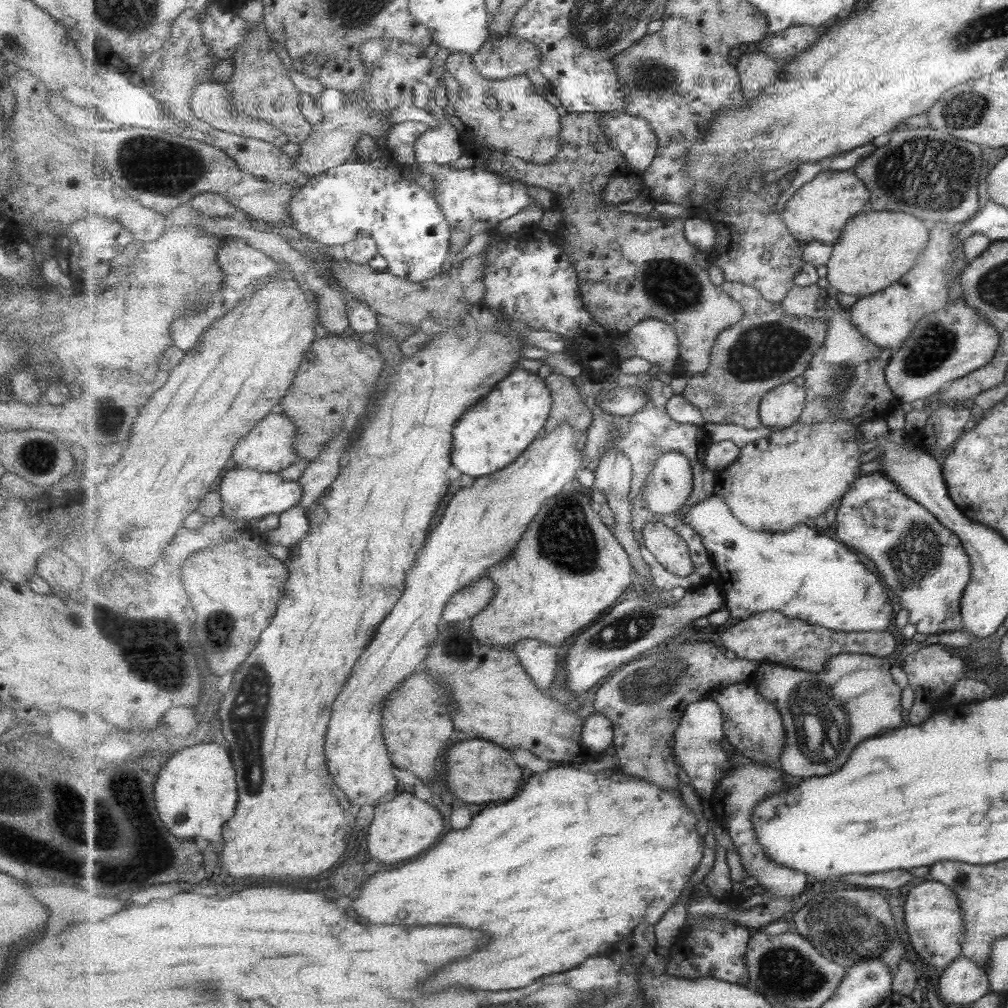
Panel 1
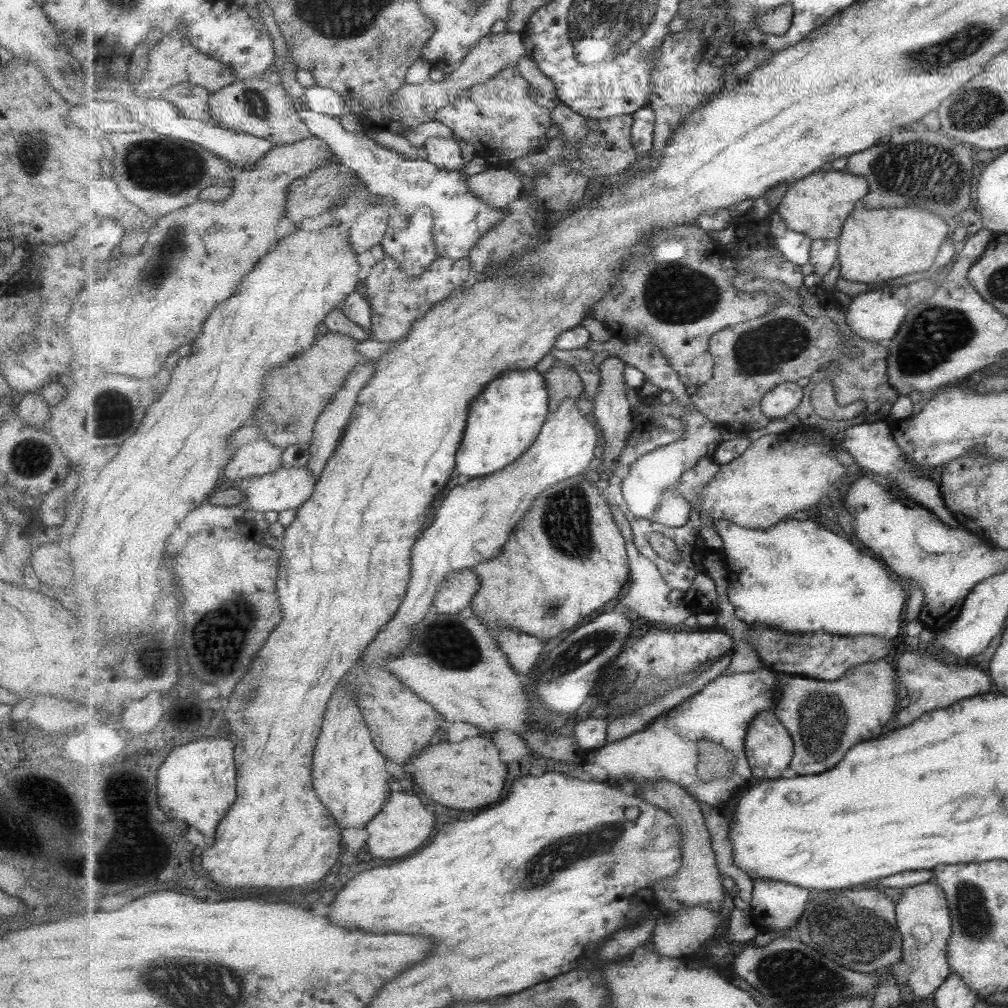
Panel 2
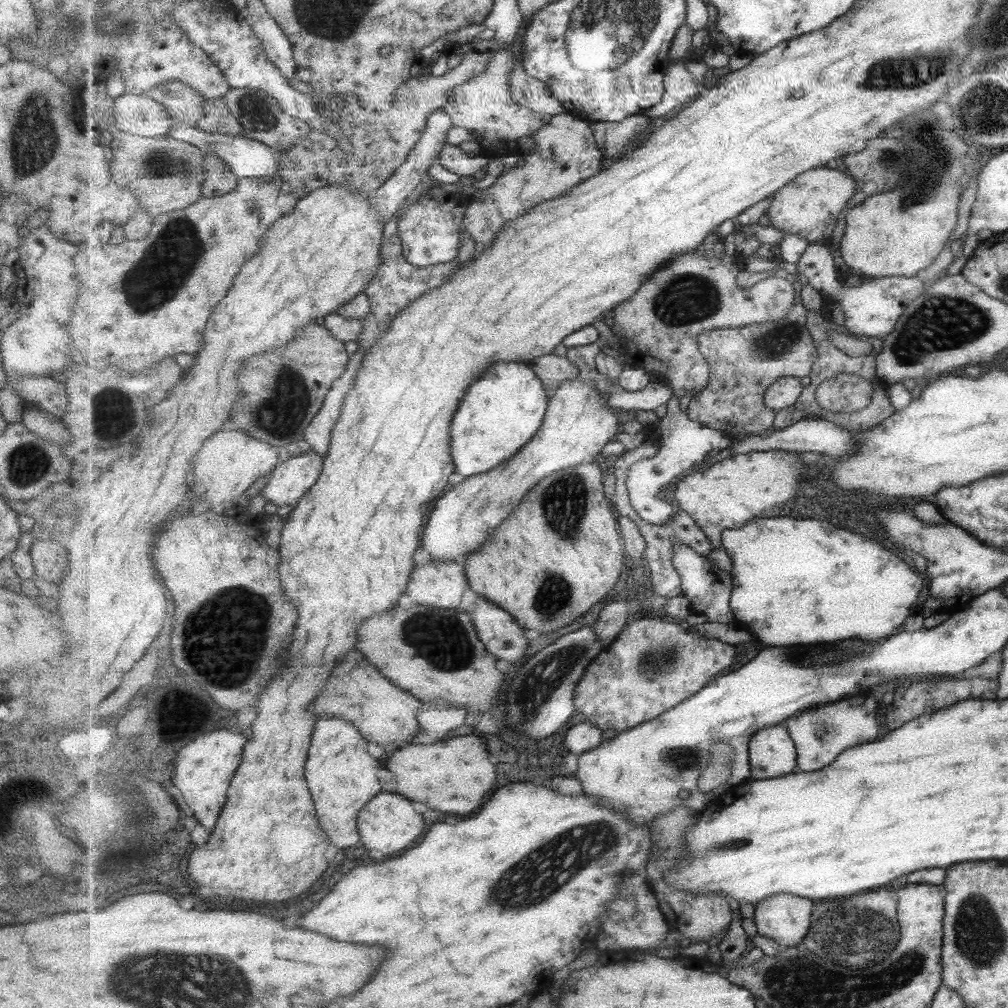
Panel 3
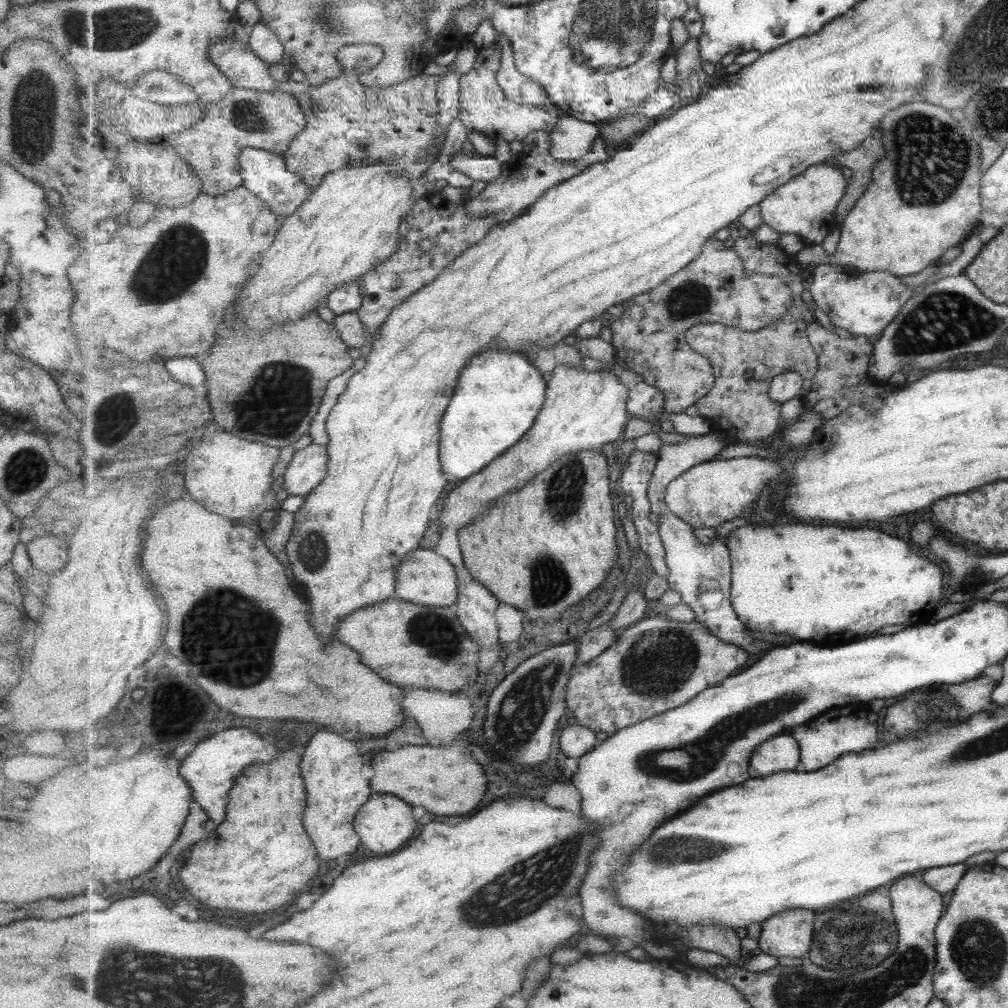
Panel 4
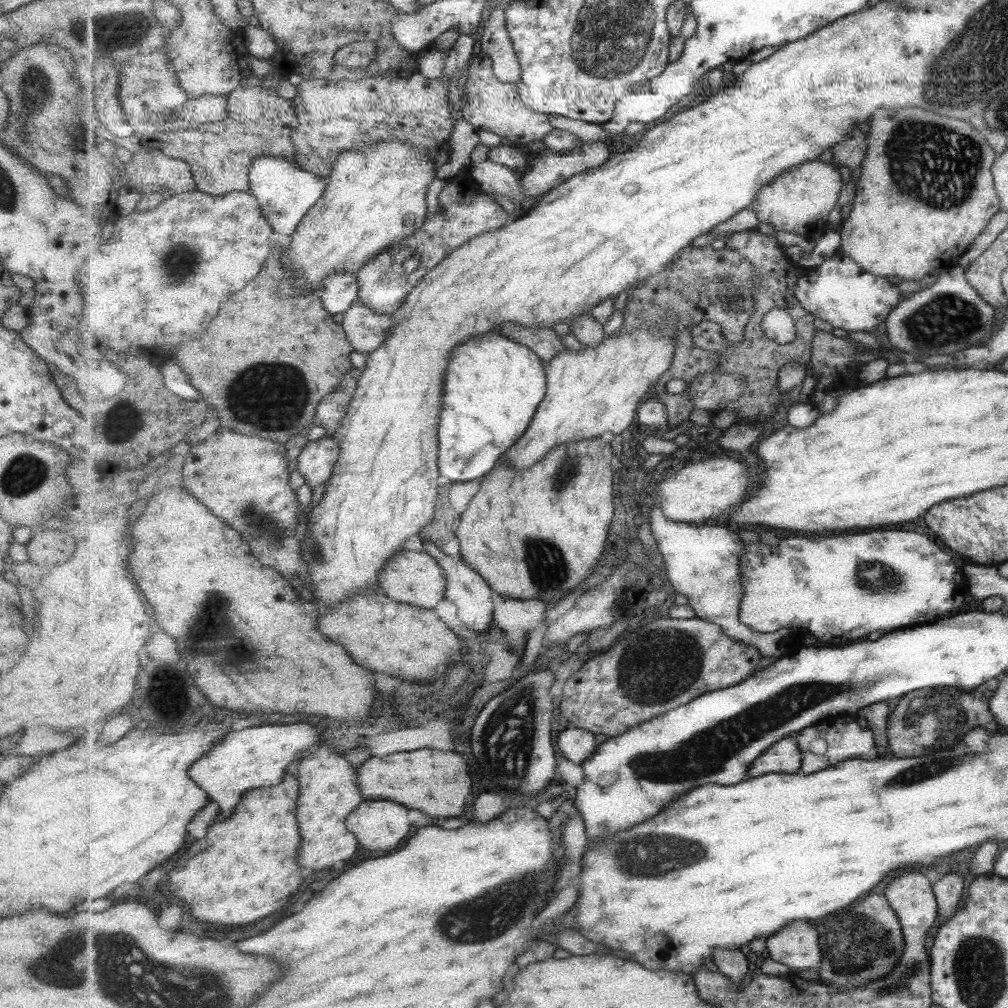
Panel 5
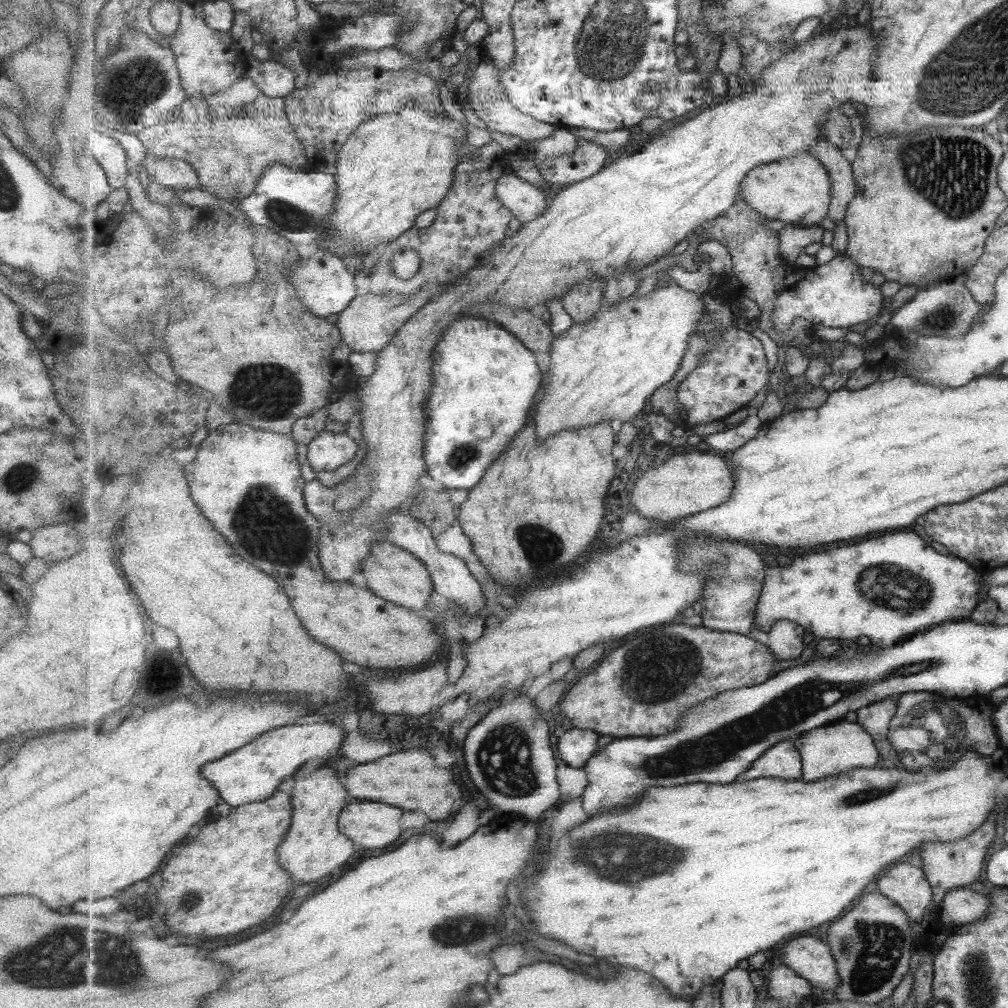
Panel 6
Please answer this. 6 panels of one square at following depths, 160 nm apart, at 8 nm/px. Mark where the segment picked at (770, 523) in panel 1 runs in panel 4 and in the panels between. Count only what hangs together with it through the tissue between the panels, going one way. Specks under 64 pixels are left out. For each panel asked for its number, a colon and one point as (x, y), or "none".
2: (763, 486)
3: (727, 495)
4: (713, 492)

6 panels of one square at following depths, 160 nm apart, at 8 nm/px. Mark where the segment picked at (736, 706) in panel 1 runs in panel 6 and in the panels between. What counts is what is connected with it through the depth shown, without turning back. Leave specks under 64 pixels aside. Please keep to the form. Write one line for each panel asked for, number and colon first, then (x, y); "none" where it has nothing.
2: (770, 747)
3: (773, 753)
4: (782, 752)
5: (785, 756)
6: (784, 760)

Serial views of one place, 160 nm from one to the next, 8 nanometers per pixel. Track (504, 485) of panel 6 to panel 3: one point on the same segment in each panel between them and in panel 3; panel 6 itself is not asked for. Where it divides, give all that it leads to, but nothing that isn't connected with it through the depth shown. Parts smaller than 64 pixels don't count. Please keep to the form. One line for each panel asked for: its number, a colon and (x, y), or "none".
3: (552, 561)
4: (531, 554)
5: (538, 533)

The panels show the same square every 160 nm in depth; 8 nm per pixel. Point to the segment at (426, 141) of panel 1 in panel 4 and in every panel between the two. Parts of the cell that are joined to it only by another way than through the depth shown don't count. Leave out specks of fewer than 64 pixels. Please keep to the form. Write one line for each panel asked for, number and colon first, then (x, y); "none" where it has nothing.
2: (445, 153)
3: (453, 159)
4: (487, 169)

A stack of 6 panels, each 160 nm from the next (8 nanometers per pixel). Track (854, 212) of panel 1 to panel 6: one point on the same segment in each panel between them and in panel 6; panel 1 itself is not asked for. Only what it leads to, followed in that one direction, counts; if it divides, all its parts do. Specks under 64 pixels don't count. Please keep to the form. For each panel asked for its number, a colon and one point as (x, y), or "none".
2: (818, 205)
3: (811, 206)
4: (806, 206)
5: (800, 201)
6: (798, 190)

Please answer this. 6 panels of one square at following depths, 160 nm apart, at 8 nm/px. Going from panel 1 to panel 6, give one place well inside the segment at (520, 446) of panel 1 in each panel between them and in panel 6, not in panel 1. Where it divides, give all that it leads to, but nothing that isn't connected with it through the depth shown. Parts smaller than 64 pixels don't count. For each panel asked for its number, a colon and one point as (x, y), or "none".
2: (505, 421)
3: (500, 414)
4: (501, 393)
5: (495, 385)
6: (482, 371)

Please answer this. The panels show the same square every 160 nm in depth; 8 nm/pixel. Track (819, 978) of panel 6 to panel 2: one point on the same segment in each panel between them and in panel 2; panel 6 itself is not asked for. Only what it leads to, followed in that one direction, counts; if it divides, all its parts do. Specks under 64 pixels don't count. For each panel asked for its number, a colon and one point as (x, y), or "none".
2: (774, 905)
3: (785, 918)
4: (790, 933)
5: (797, 945)

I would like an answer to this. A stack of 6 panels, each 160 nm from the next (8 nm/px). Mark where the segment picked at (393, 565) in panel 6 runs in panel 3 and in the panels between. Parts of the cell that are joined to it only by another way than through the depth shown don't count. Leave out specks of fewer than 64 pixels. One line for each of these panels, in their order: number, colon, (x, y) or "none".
3: (441, 583)
4: (425, 578)
5: (415, 577)

